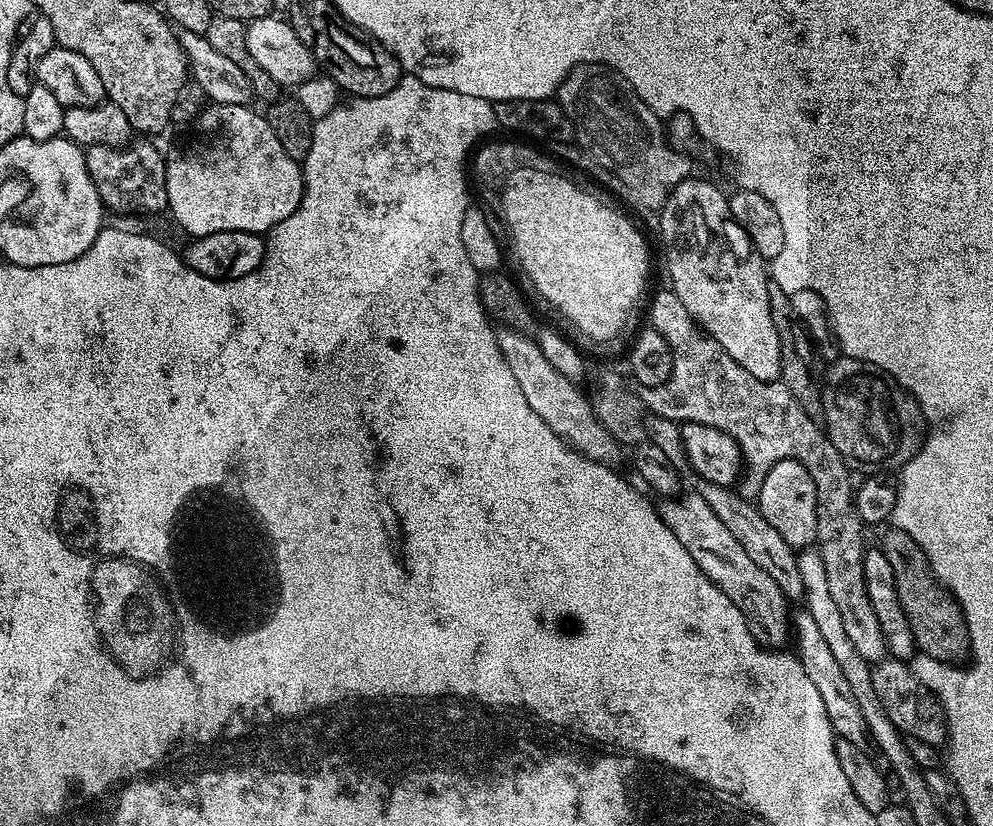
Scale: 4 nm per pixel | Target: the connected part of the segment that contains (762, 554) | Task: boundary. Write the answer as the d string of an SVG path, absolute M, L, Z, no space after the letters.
M695 479L695 484L692 486L693 491L698 493L700 497L706 500L706 504L712 508L716 516L720 518L728 530L734 534L736 540L742 544L746 554L750 559L760 566L762 570L766 570L773 578L774 582L778 584L783 591L787 601L794 602L794 600L801 601L804 597L804 587L802 586L801 574L798 572L796 552L774 526L770 526L764 518L759 509L752 503L752 505L737 496L731 487L712 483L709 480Z

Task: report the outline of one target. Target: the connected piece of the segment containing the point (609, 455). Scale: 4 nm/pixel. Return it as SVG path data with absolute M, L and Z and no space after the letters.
M501 327L496 332L496 342L502 358L506 358L506 366L510 366L510 374L514 374L518 387L522 389L520 395L526 398L528 411L551 429L553 435L560 437L563 443L589 460L612 462L608 460L615 458L618 442L596 417L595 407L580 394L576 389L579 387L573 381L558 374L558 370L546 362L546 354L542 354L535 339L531 335L524 335L528 334L515 328Z

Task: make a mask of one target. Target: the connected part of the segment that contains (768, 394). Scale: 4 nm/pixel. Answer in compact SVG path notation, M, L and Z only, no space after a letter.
M671 290L660 292L652 300L652 305L648 308L647 323L654 329L658 330L658 334L662 334L662 338L666 338L666 342L672 351L672 369L668 380L661 384L659 388L649 391L646 396L646 404L655 415L664 416L666 419L675 420L677 422L698 422L706 426L714 426L718 430L722 430L726 435L734 437L736 440L744 440L744 444L752 444L752 448L756 448L756 460L774 460L776 456L785 456L787 460L799 460L802 466L806 466L806 470L810 474L810 478L816 487L816 509L818 510L818 526L816 527L816 544L822 558L822 566L826 566L826 579L830 581L830 598L834 598L834 602L838 605L838 614L842 614L842 622L846 626L846 634L850 634L850 642L854 642L854 646L858 650L858 654L862 654L865 658L871 657L871 644L879 645L880 627L878 626L878 618L874 618L874 606L870 606L868 595L866 594L866 582L864 581L864 553L866 551L866 543L864 544L865 525L860 523L856 506L854 503L854 480L848 477L850 471L849 465L842 458L842 454L838 454L838 450L834 450L834 446L828 441L828 437L821 425L815 420L811 420L806 413L804 407L792 396L792 391L786 387L783 382L773 382L770 380L759 380L754 378L754 374L750 374L746 370L742 370L742 366L738 366L734 362L734 358L730 358L730 354L726 354L726 350L722 350L722 346L714 337L709 336L695 320L690 318L690 314L686 310L686 306L682 306L682 302L678 302L678 298Z

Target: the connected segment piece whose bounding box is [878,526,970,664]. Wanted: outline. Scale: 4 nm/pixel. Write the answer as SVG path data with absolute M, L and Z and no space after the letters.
M889 527L889 532L878 546L886 554L886 562L890 562L890 570L894 570L894 586L898 598L902 602L902 610L910 622L910 630L916 639L916 647L921 653L943 664L956 664L969 655L968 627L961 610L951 592L932 574L926 554L920 549L920 543L901 528Z

